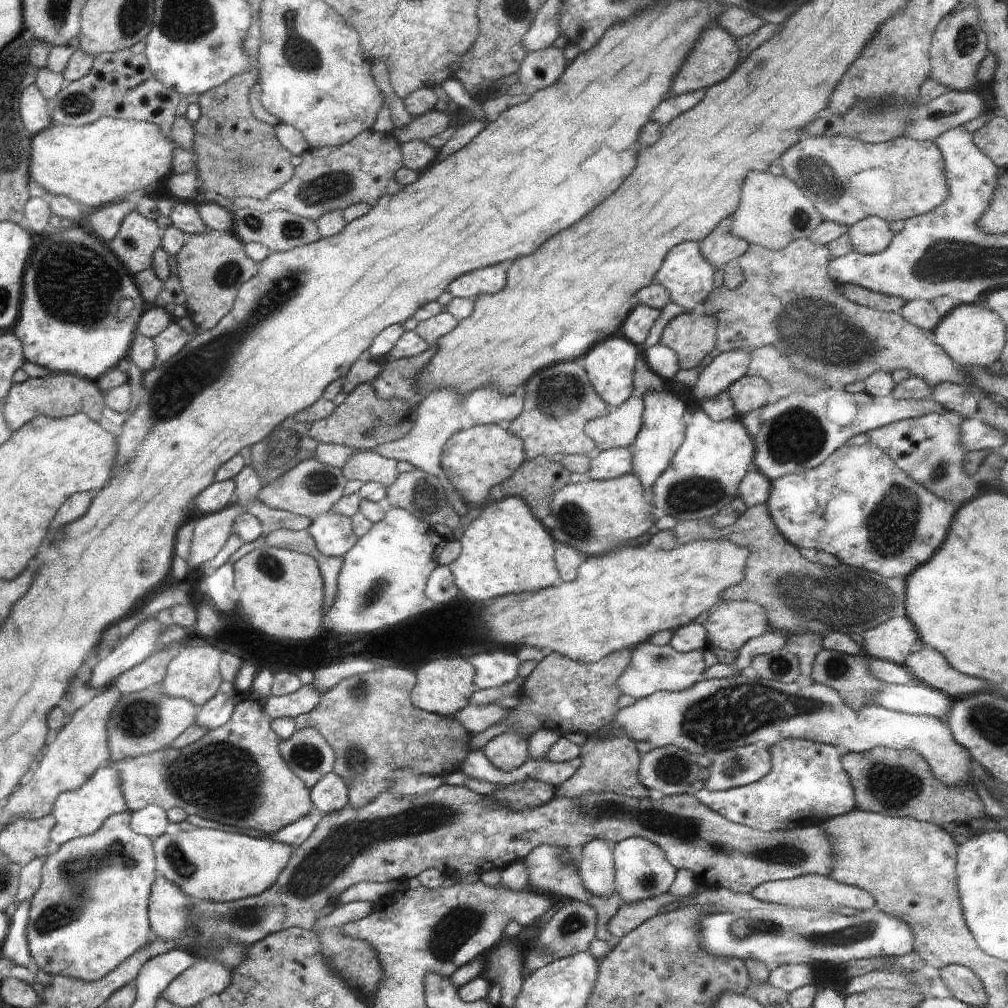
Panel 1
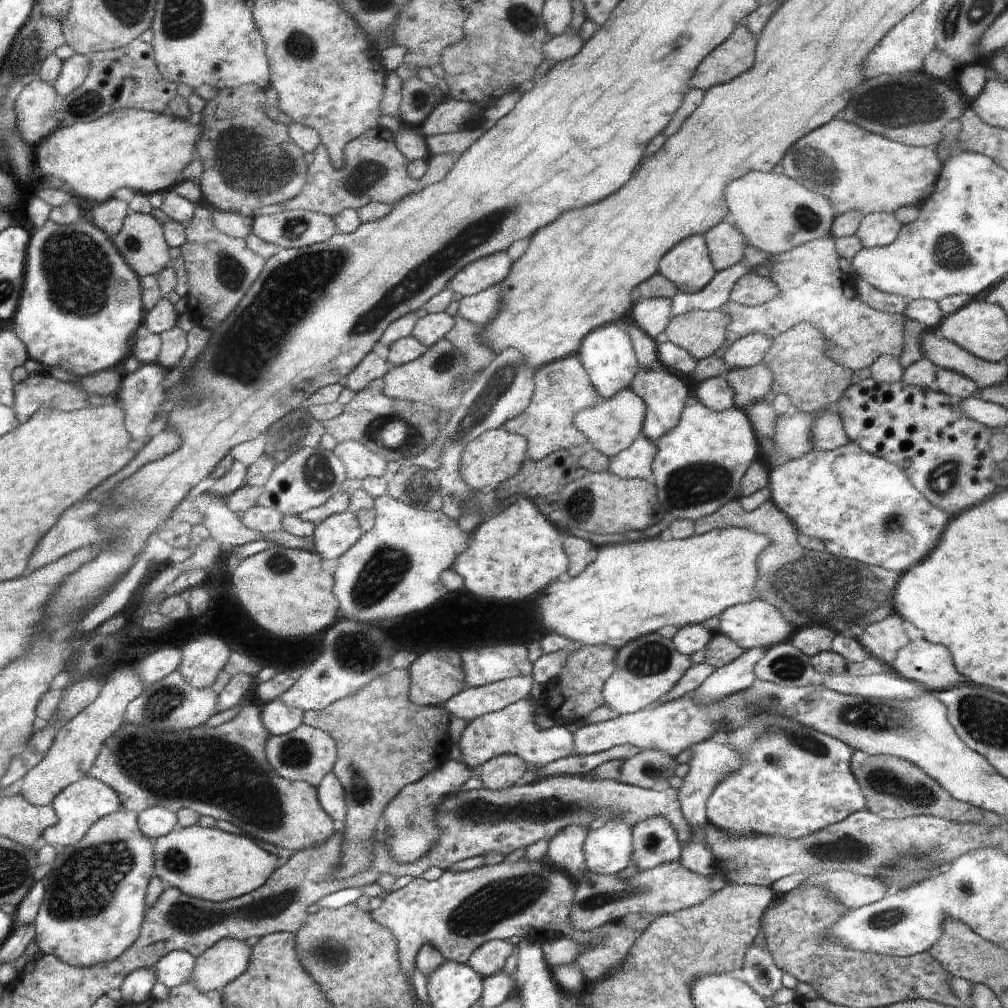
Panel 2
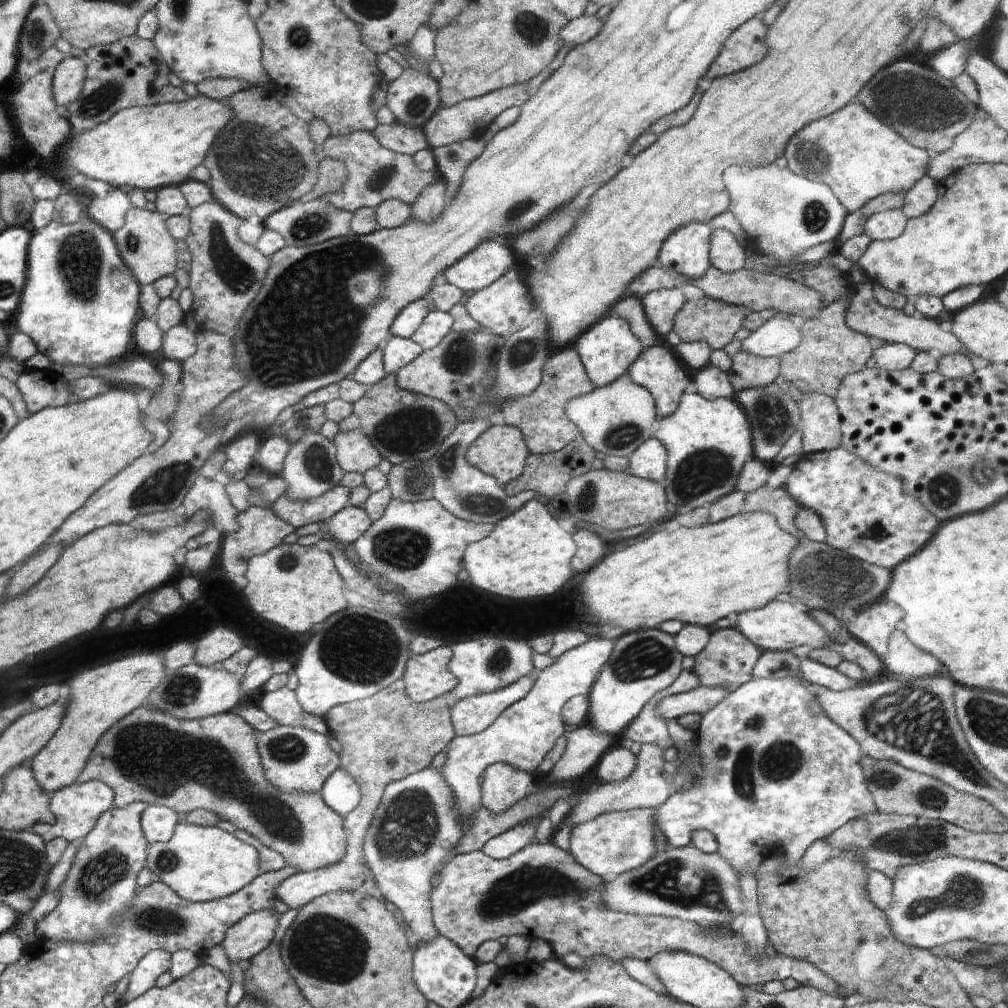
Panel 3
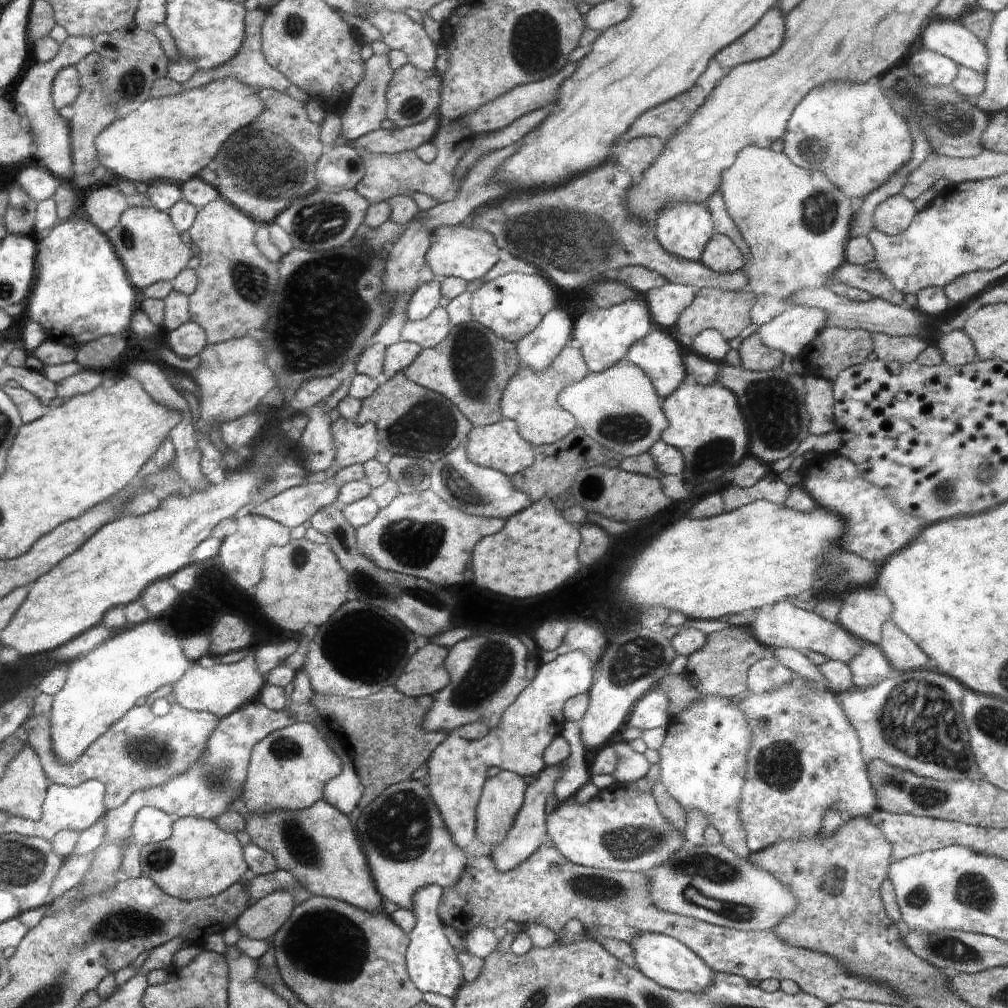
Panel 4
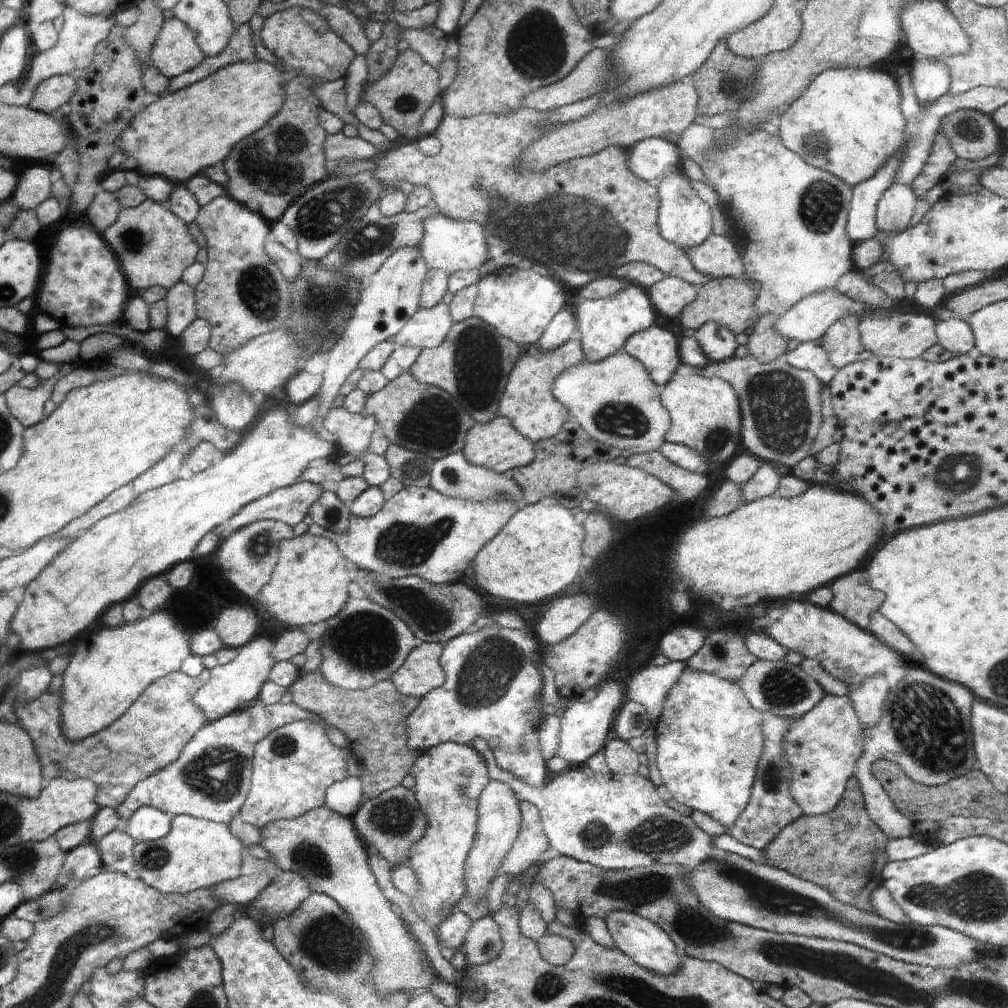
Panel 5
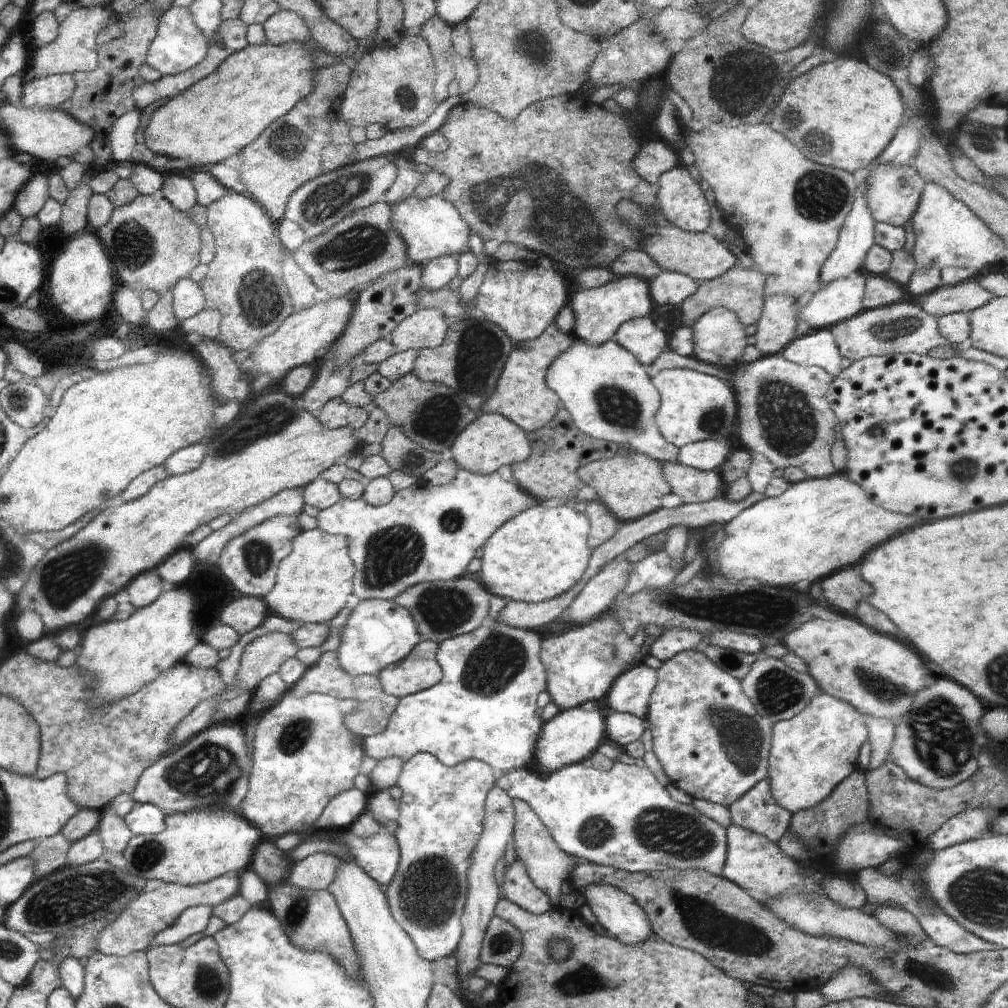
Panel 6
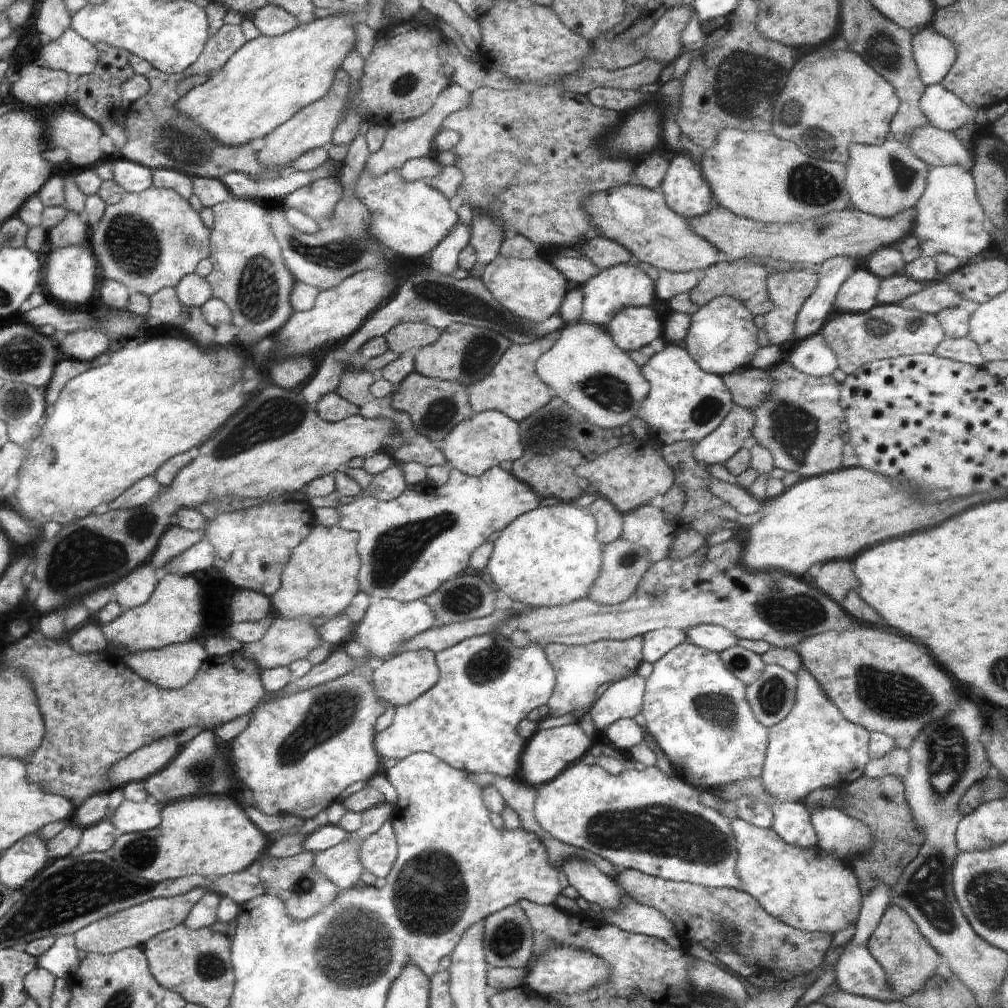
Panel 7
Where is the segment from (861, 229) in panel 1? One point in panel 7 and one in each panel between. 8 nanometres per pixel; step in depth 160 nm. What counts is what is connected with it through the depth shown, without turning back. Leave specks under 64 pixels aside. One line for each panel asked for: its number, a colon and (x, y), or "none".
2: (877, 229)
3: (887, 225)
4: (891, 217)
5: (896, 206)
6: (892, 193)
7: (883, 180)

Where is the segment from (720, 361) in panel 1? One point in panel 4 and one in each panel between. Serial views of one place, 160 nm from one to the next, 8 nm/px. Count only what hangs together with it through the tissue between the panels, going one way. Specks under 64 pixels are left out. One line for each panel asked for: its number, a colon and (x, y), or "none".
2: (749, 351)
3: (781, 334)
4: (790, 332)

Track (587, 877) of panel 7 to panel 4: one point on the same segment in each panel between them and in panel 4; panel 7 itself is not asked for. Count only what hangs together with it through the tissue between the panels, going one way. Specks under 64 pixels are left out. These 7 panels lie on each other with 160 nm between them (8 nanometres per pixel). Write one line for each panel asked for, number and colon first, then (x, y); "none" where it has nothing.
4: (671, 964)
5: (650, 947)
6: (619, 914)

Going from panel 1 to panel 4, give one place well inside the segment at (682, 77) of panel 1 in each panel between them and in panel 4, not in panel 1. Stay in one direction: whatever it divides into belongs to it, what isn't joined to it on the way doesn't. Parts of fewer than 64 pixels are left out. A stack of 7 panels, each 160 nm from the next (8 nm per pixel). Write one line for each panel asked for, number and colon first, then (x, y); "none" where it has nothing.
2: (735, 55)
3: (746, 46)
4: (766, 36)

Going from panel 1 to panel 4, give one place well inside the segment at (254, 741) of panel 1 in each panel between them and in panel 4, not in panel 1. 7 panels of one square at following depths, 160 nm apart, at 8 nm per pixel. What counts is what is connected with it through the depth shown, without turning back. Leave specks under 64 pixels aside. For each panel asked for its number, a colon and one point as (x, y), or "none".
2: (224, 772)
3: (213, 764)
4: (319, 845)

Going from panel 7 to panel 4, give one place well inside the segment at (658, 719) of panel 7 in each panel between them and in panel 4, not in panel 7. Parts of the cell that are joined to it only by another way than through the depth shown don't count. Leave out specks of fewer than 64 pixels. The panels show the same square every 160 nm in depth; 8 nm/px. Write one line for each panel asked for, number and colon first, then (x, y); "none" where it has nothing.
4: (702, 761)
5: (709, 737)
6: (711, 742)

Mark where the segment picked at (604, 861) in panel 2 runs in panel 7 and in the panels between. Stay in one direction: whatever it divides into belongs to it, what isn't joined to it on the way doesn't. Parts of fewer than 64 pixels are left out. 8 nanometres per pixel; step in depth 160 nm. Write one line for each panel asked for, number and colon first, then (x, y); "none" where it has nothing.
3: (614, 843)
4: (621, 829)
5: (618, 823)
6: (623, 818)
7: (645, 820)

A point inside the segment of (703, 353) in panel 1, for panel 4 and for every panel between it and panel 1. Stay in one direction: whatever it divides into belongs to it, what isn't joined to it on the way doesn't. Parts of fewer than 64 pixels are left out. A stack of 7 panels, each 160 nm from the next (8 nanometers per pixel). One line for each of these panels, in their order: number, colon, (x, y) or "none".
2: (700, 333)
3: (716, 323)
4: (728, 313)

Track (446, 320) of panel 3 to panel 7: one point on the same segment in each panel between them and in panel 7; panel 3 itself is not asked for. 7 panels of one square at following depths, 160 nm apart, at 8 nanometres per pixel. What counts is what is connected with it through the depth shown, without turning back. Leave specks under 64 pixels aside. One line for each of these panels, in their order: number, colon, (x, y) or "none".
4: (429, 332)
5: (430, 327)
6: (427, 328)
7: (406, 337)

